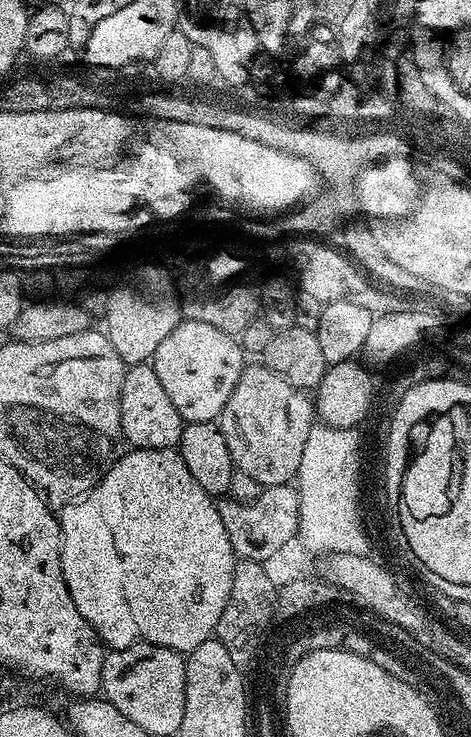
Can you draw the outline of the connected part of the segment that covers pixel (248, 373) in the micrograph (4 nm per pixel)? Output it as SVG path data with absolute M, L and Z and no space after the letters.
M249 363L245 367L238 378L238 386L234 386L234 394L230 394L230 402L226 402L218 417L222 438L226 438L226 446L230 446L230 458L239 471L250 474L250 478L254 478L254 482L262 486L295 481L296 472L302 462L302 450L306 446L306 438L310 438L314 423L314 404L306 397L308 396L303 391L265 368L263 363Z

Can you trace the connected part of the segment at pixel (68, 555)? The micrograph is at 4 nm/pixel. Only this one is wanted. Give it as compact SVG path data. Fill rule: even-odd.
M138 448L126 452L104 473L103 478L90 491L85 492L79 500L63 505L59 509L60 561L64 571L64 581L70 590L70 598L74 598L74 606L78 606L78 614L82 614L82 618L86 618L86 622L90 622L92 629L96 631L97 636L109 649L119 650L128 648L131 644L143 642L157 644L163 648L187 654L194 651L198 646L202 646L202 642L209 640L215 633L218 618L222 618L222 610L226 610L226 602L234 582L234 570L238 557L230 544L226 526L222 526L222 518L216 509L217 501L206 490L202 490L202 486L198 486L198 482L194 482L194 477L190 475L190 470L186 470L186 462L182 462L180 453L176 448ZM168 544L170 544L170 552L174 552L174 554L170 554L170 556L174 556L174 558L170 558L170 570L174 568L174 572L176 572L178 556L180 556L180 576L176 576L172 572L168 576ZM192 590L202 592L202 606L206 604L204 608L210 610L210 616L204 610L200 612L200 616L192 616Z

